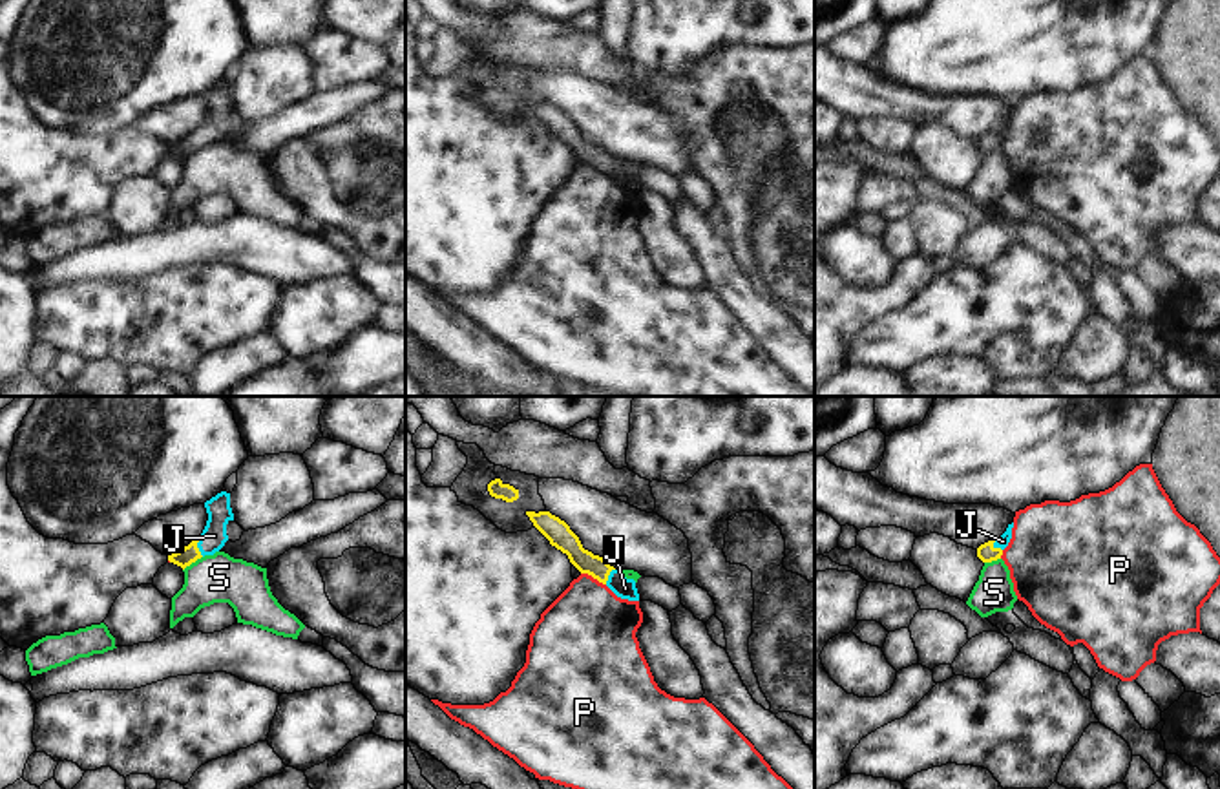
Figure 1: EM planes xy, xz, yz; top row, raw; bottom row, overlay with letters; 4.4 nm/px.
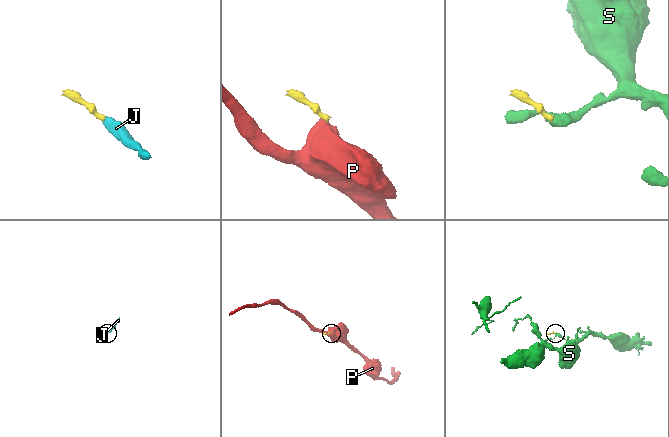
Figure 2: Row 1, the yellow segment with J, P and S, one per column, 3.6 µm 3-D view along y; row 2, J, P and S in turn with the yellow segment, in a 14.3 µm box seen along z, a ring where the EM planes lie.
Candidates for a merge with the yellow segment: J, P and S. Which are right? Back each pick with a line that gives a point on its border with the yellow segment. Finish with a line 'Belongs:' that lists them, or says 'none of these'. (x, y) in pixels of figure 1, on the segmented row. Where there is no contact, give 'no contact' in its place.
J: contact xy (198, 548)
Belongs: J

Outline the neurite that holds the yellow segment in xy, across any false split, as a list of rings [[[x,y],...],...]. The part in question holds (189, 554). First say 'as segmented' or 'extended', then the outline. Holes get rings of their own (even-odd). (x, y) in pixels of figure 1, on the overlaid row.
extended; [[[221,491],[205,502],[208,521],[203,533],[183,550],[168,555],[168,561],[183,570],[205,555],[214,555],[228,541],[226,524],[234,521],[230,493]]]

